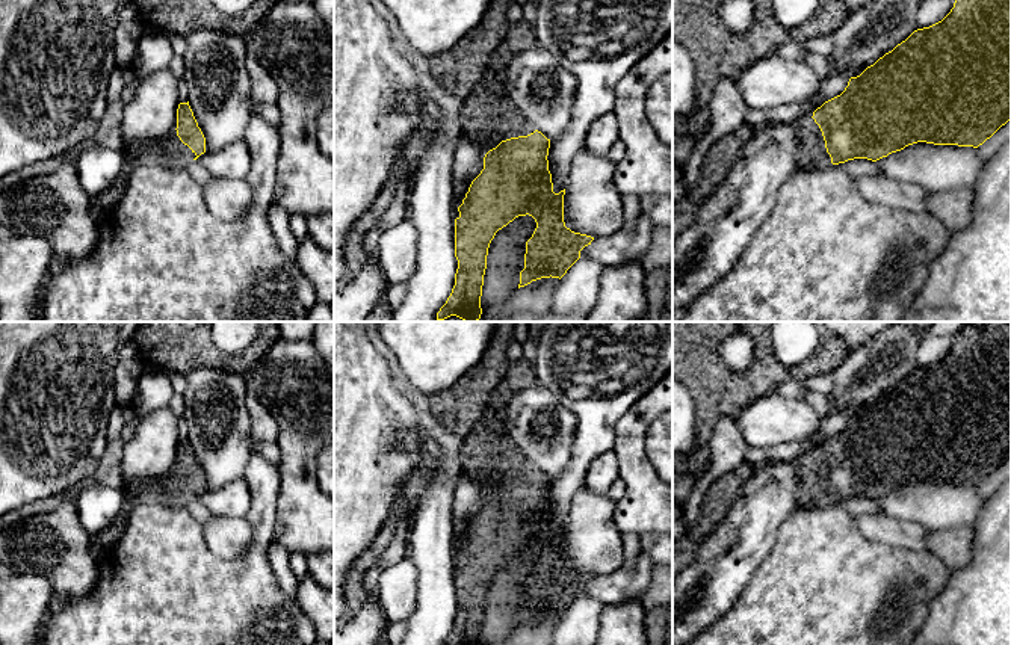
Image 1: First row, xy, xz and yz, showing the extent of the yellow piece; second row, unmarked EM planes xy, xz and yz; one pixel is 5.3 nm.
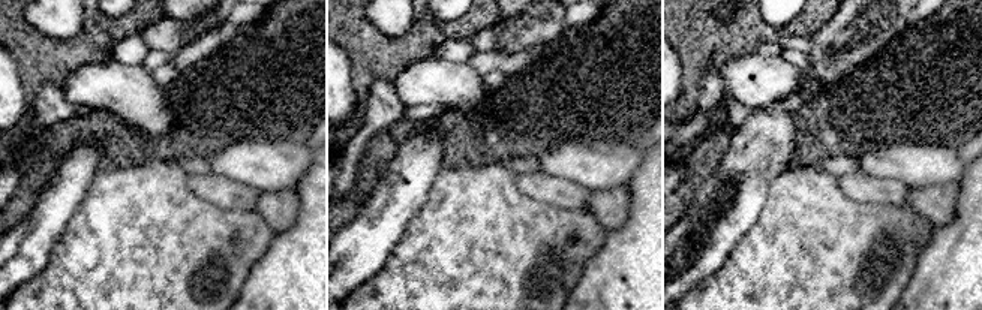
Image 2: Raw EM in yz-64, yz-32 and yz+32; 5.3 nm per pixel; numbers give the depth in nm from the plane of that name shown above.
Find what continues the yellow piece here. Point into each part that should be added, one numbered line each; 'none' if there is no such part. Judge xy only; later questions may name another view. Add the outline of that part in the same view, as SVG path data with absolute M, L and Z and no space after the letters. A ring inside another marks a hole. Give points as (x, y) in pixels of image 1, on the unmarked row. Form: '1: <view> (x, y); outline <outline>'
1: xy (173, 491); outline M177 468L165 479L156 482L136 482L125 486L125 503L115 521L92 536L91 553L104 559L121 539L128 512L141 503L162 503L169 506L186 506L195 491L177 474Z

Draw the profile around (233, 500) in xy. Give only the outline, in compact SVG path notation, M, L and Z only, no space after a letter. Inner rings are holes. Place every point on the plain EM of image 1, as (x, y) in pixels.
M236 479L216 491L196 497L216 518L246 518L251 509L251 491L245 479Z

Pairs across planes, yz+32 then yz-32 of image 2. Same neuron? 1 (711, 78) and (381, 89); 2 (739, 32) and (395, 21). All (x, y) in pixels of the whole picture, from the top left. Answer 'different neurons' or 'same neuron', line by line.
1: same neuron
2: different neurons

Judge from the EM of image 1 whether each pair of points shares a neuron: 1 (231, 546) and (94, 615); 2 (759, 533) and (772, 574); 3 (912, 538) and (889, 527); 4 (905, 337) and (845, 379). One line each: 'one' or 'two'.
1: two
2: two
3: one
4: one

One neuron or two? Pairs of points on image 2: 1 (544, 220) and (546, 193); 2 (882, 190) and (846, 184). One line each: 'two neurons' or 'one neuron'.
1: two neurons
2: one neuron

